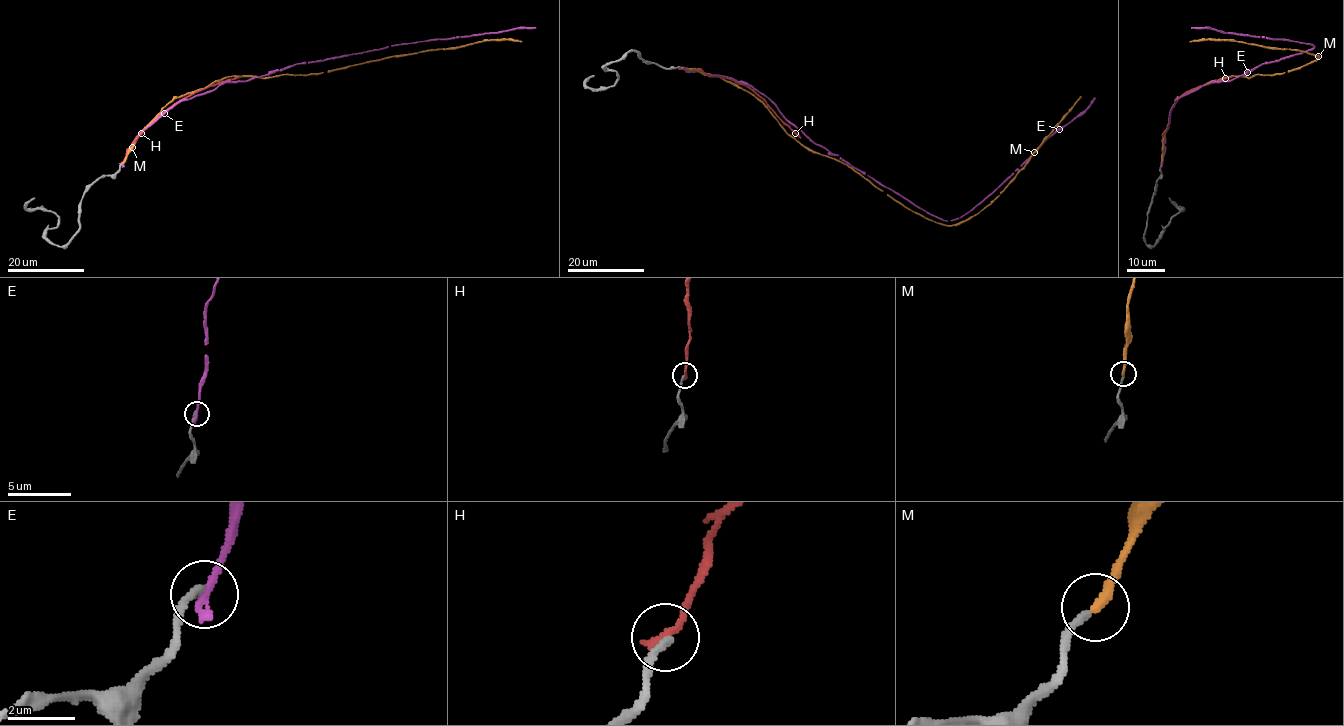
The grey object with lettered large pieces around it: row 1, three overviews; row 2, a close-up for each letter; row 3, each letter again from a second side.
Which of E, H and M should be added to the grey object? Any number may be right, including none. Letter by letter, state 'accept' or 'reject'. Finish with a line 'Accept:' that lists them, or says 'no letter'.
E: reject
H: reject
M: accept
Accept: M

